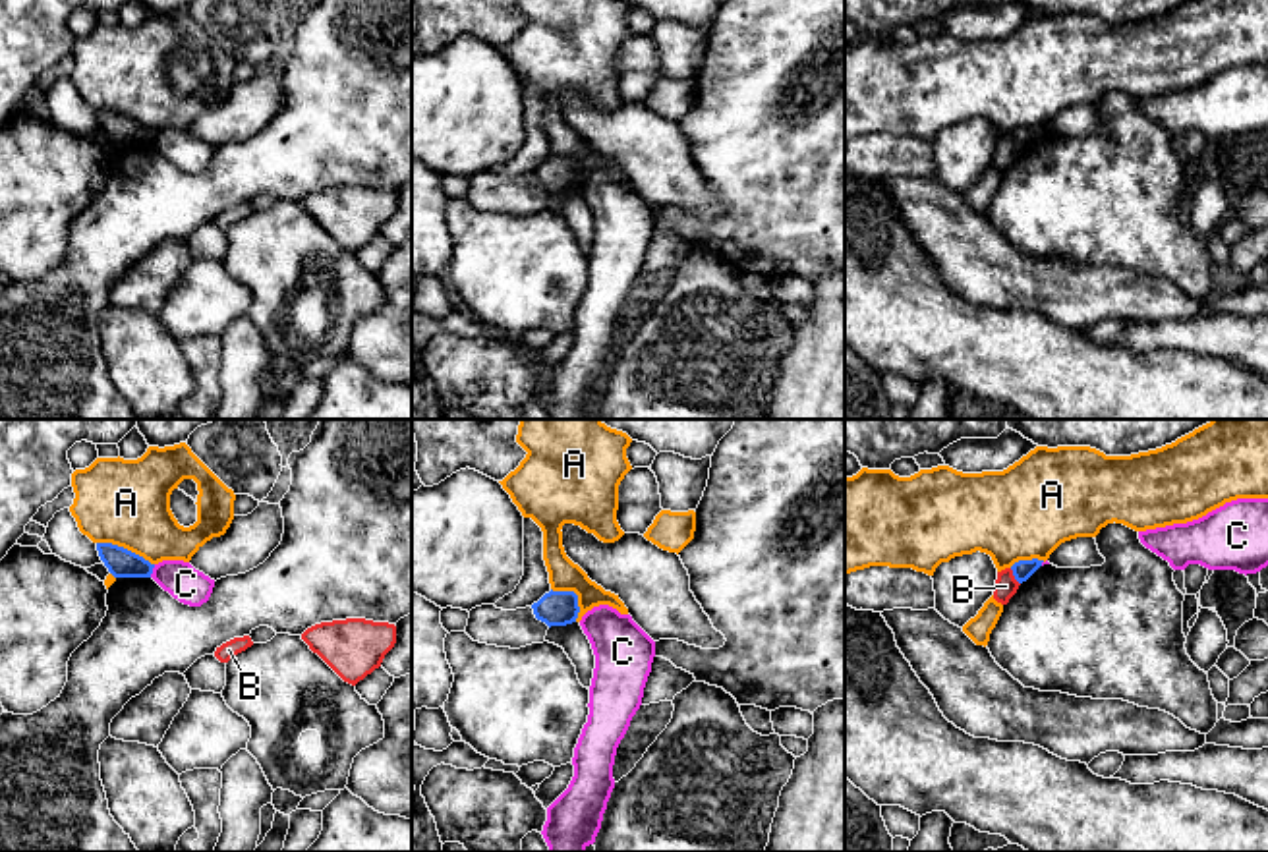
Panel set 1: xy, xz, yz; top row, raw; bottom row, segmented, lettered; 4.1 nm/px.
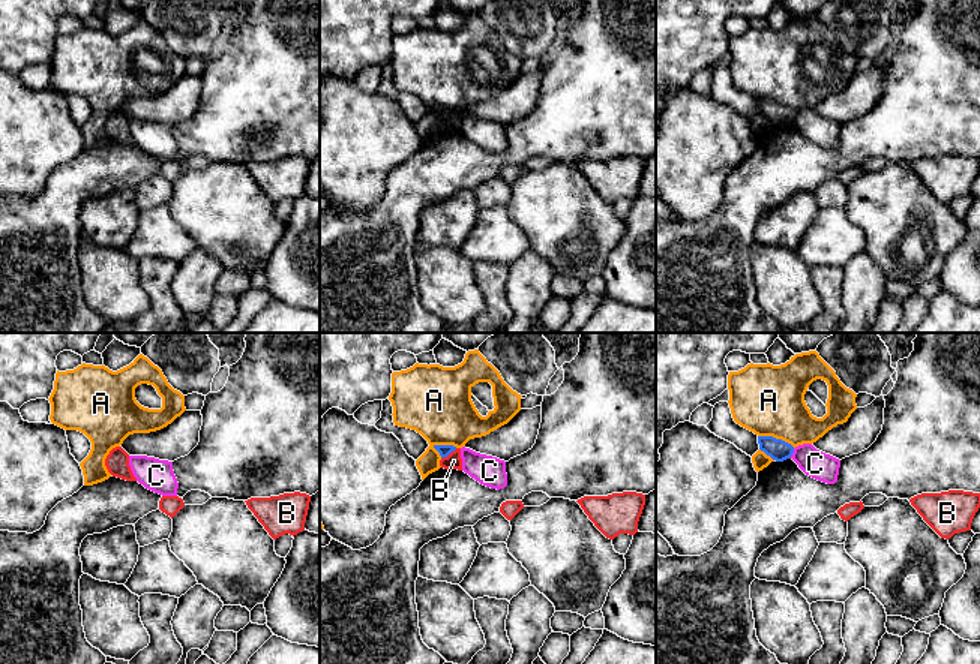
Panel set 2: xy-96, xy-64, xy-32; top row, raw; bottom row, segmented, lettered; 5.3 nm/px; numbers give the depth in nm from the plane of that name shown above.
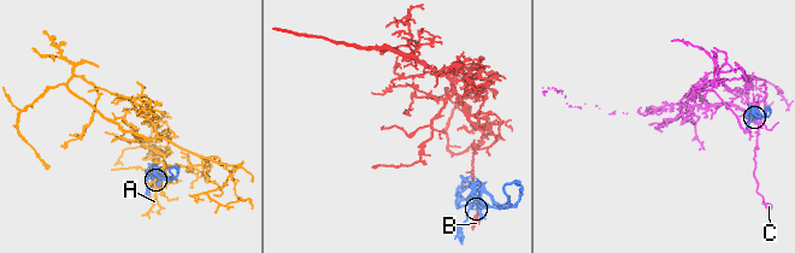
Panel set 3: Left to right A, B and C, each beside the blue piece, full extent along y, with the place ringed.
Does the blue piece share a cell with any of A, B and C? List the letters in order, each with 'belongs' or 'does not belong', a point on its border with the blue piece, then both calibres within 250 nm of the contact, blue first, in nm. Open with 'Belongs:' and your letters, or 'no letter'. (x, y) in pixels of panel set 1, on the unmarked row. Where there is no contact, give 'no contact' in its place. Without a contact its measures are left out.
Belongs: no letter
A: does not belong; meets blue in xy at (126, 116); 120 nm thick on the blue side, 360 nm on the other
B: does not belong; meets blue in yz at (1013, 142); 80 nm thick on the blue side, 100 nm on the other
C: does not belong; meets blue in xy at (151, 138); 120 nm thick on the blue side, 150 nm on the other

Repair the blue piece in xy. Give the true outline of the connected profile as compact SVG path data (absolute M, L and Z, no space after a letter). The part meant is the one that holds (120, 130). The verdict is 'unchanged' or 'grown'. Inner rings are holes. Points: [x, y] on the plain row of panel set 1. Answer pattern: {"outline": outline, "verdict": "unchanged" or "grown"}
{"outline": "M97 110L97 118L114 145L151 145L153 141L155 131L124 114Z", "verdict": "unchanged"}

